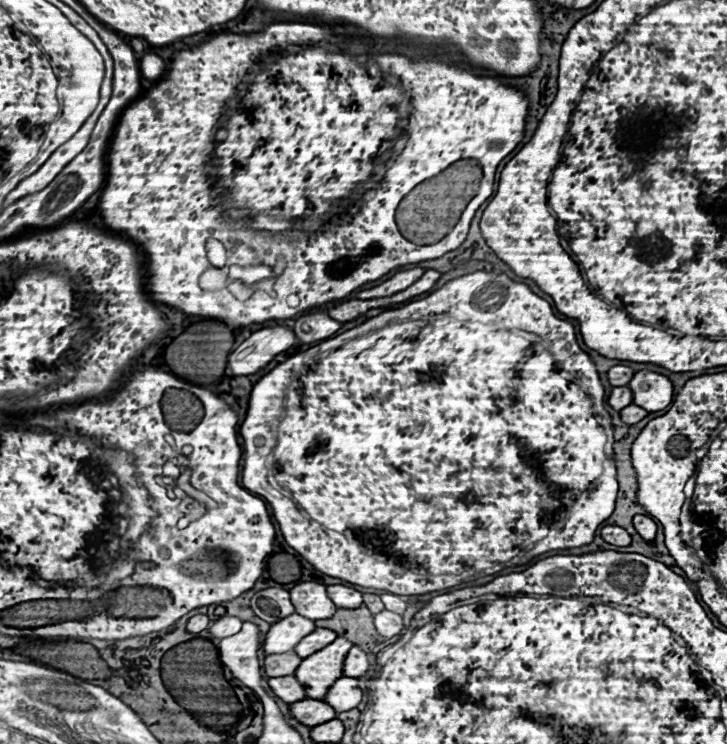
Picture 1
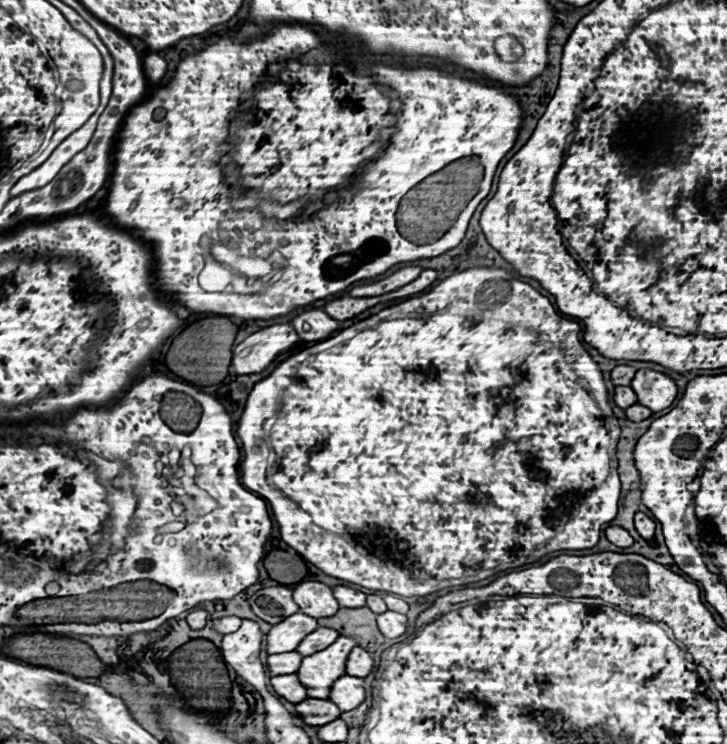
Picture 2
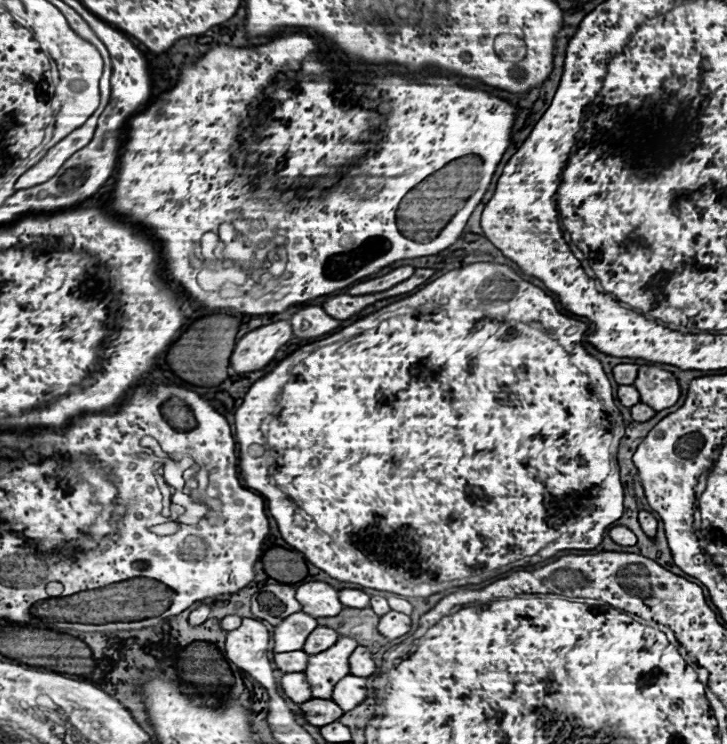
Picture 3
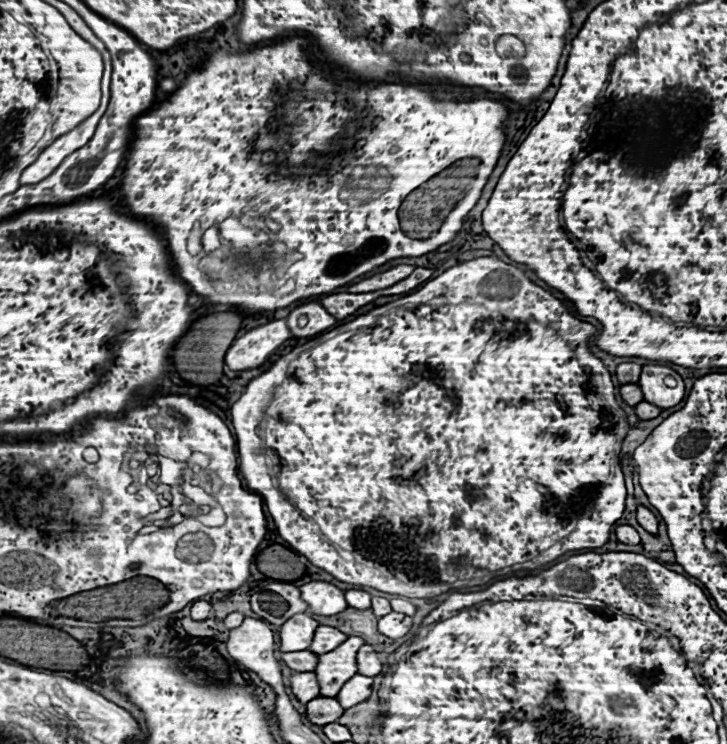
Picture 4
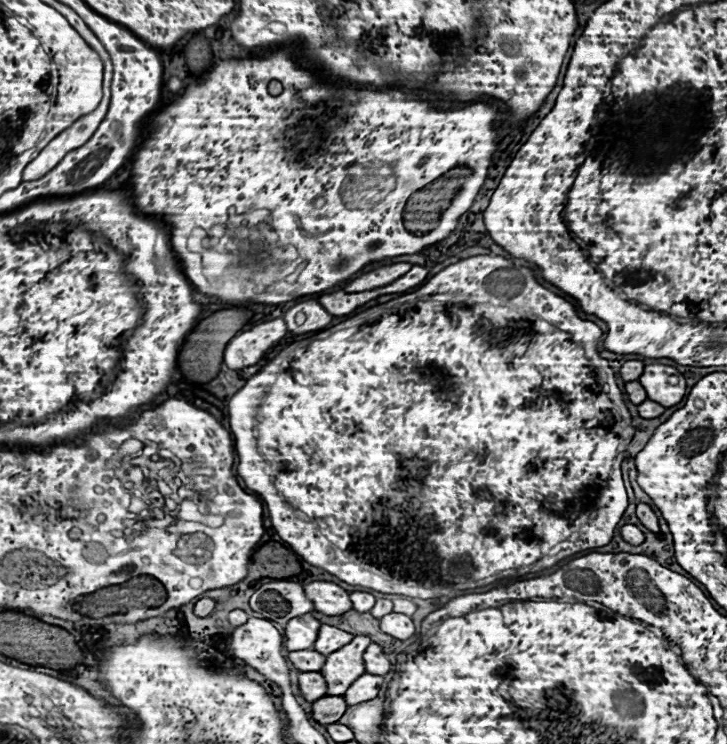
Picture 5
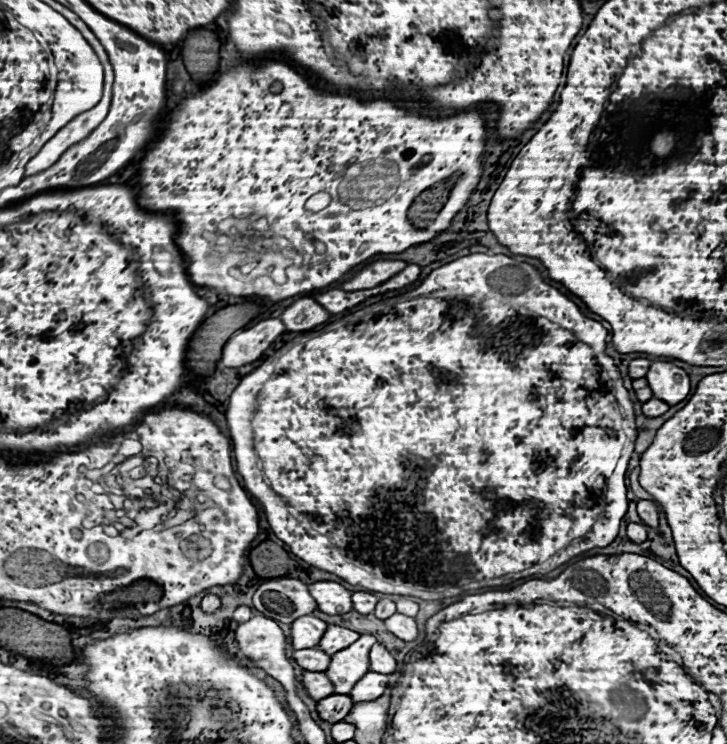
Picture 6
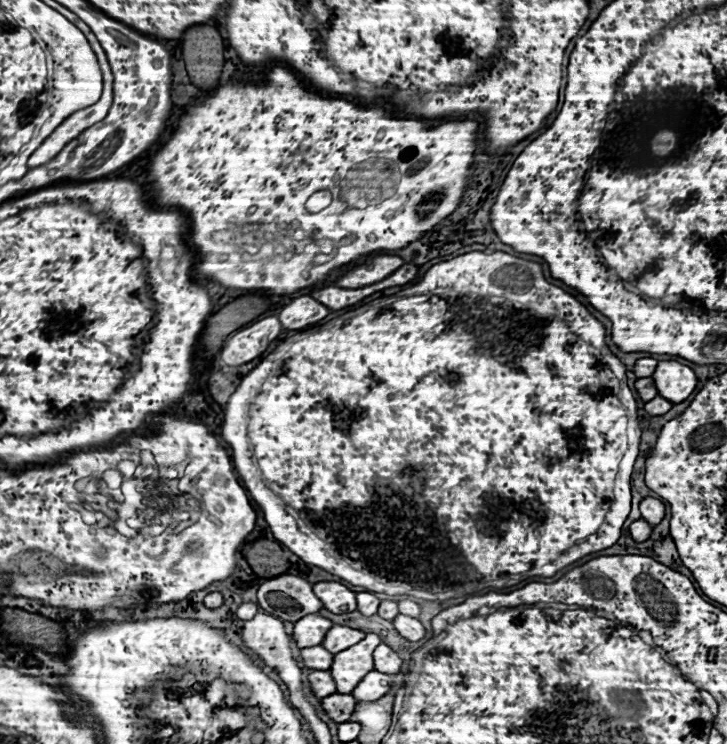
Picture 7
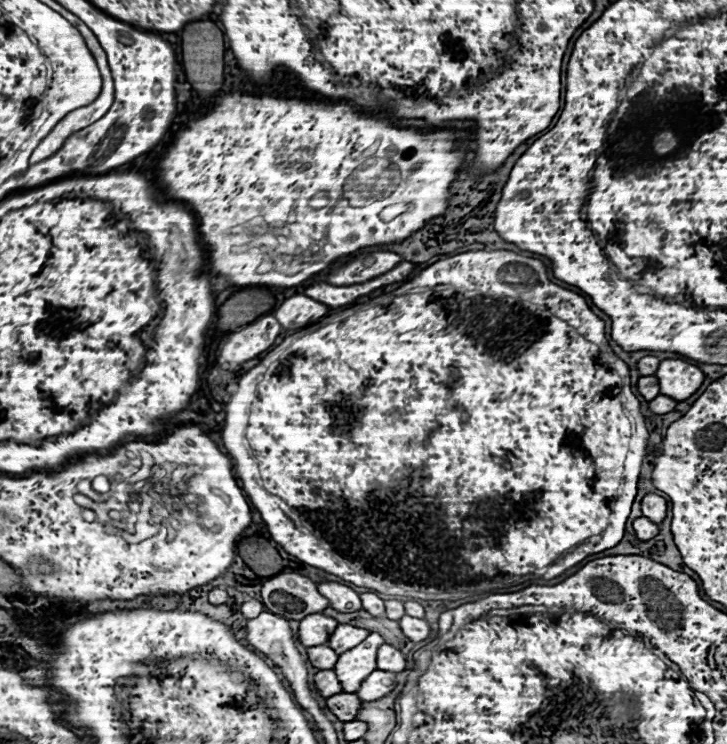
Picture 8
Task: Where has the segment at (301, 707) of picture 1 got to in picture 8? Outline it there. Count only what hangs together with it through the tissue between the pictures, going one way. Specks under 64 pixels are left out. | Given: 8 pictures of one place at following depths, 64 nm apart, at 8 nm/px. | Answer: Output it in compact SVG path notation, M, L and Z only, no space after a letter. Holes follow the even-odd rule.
M342 692L342 694L334 694L326 700L328 708L332 710L332 714L342 720L342 722L350 722L356 718L358 710L362 708L362 700L356 696L356 694L350 694L352 698L348 698L348 692Z

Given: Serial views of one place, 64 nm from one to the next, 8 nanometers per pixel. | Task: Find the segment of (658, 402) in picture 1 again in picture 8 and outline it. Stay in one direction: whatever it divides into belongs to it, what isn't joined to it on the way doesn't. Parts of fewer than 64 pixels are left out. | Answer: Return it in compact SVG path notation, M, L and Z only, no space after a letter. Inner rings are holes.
M662 360L656 370L656 378L660 382L660 392L674 396L678 402L690 398L704 382L702 370L684 360Z

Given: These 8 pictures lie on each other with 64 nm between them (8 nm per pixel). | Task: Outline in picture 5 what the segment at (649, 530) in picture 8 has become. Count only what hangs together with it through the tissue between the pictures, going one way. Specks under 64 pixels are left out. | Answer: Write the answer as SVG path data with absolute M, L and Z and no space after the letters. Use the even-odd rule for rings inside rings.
M634 524L622 526L620 532L622 532L622 538L624 538L628 544L638 546L638 544L642 544L642 540L644 540L644 532L642 532L638 526L634 526Z

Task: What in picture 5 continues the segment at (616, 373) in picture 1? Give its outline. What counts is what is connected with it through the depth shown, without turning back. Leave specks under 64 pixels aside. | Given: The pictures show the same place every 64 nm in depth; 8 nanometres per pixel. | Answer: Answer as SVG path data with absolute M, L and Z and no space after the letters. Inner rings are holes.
M630 360L630 362L626 362L626 364L620 368L620 376L622 376L622 380L626 380L626 382L638 380L638 378L642 376L642 372L644 372L644 362L640 362L640 360Z

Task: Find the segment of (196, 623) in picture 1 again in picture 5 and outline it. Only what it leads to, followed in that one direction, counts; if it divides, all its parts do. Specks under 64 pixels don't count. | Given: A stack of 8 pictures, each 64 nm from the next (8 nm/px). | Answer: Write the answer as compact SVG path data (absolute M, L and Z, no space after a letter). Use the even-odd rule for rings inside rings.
M200 598L200 600L196 602L194 612L196 612L198 616L210 616L212 610L214 610L214 606L216 606L216 602L214 602L212 598Z

